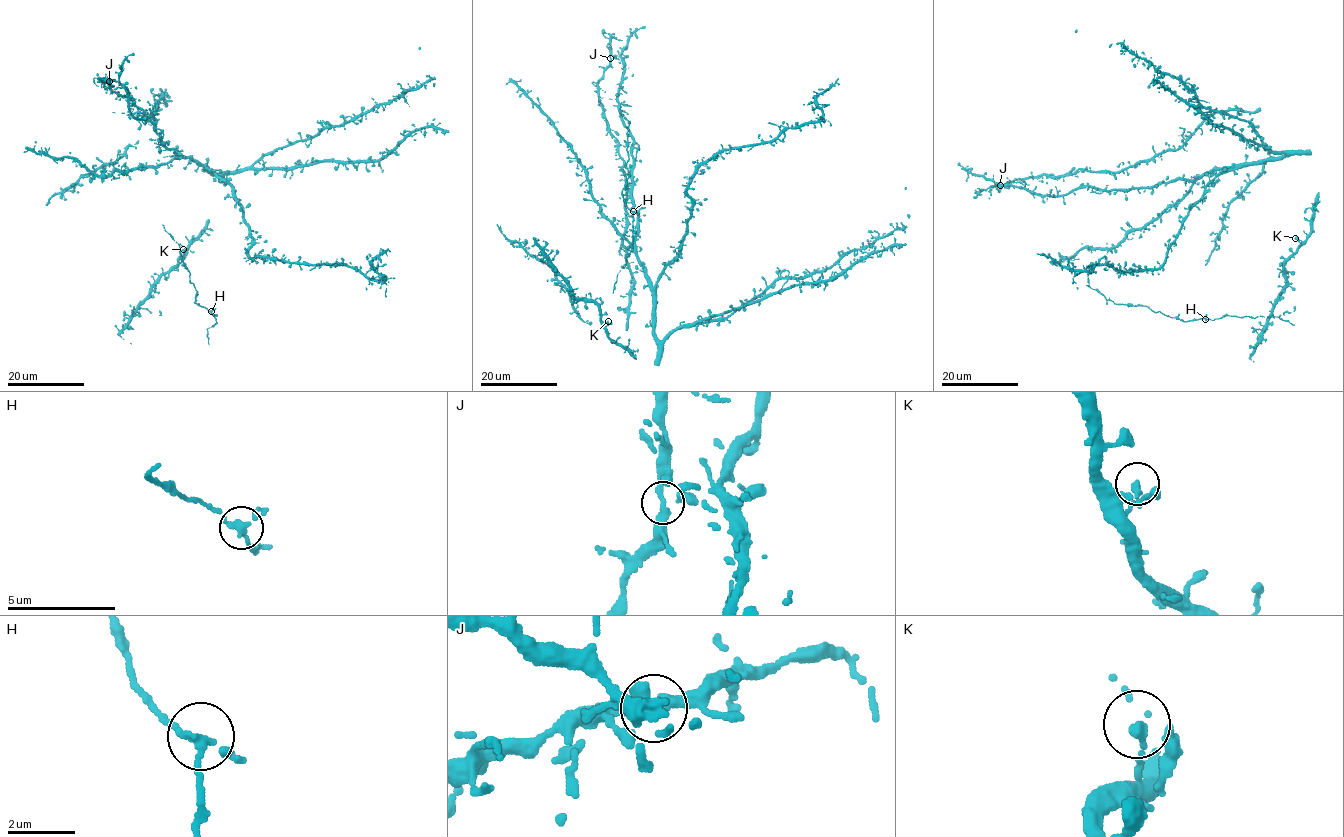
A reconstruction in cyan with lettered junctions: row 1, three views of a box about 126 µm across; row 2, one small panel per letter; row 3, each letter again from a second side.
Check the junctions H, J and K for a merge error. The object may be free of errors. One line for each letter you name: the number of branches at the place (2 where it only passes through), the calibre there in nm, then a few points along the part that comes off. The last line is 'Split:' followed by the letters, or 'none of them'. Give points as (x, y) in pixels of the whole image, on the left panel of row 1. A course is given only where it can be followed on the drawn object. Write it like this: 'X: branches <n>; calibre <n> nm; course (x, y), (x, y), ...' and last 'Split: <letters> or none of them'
Split: none of them

